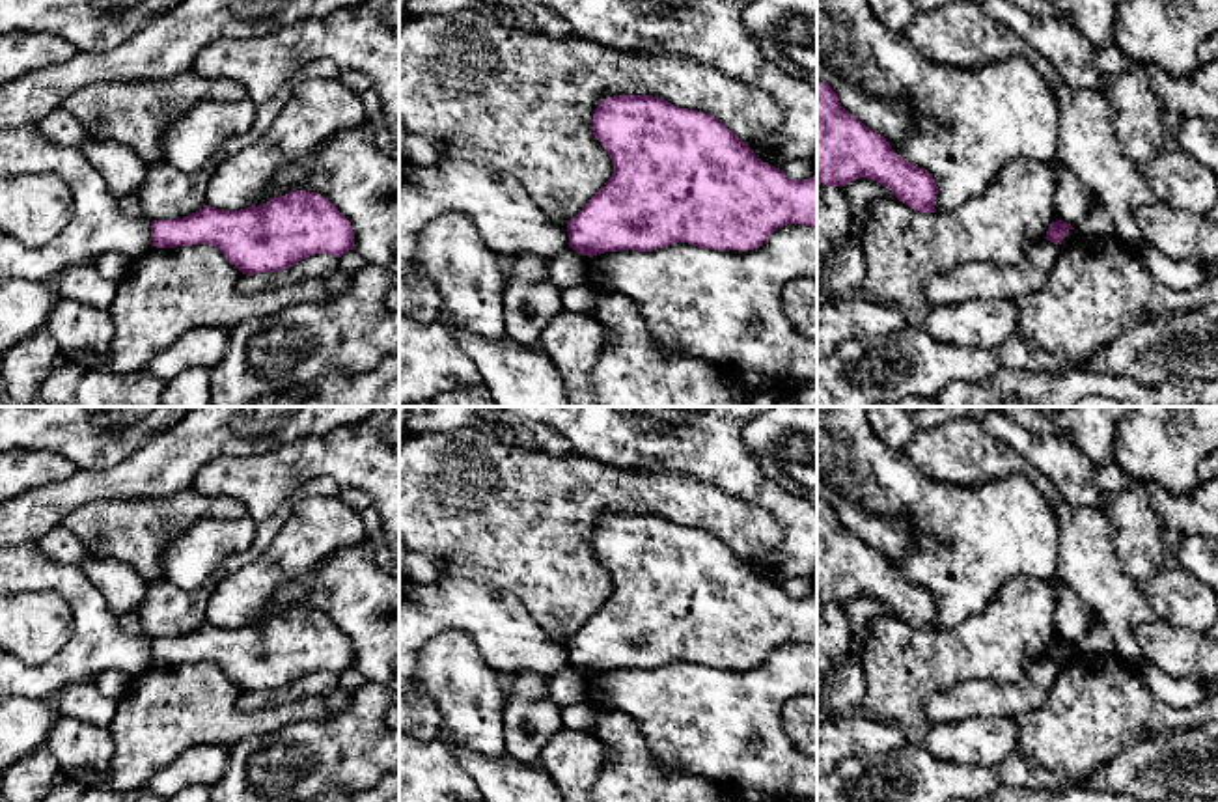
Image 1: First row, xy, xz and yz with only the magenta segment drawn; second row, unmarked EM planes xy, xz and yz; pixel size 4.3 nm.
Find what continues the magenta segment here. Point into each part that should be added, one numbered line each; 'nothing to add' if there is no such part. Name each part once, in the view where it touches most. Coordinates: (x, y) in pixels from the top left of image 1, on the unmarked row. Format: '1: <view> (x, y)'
nothing to add

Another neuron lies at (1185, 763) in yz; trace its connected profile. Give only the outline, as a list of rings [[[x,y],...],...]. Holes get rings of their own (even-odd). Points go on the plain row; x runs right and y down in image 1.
[[[1218,720],[1192,729],[1143,737],[1082,780],[1058,776],[1018,752],[1009,754],[996,765],[983,767],[938,759],[927,748],[907,742],[895,752],[843,759],[830,774],[817,778],[817,802],[951,802],[957,798],[977,802],[1002,787],[1100,789],[1140,802],[1164,802],[1171,796],[1218,798]]]

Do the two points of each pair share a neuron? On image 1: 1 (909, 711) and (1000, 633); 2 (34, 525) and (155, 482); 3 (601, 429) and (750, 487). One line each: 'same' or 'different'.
1: same
2: same
3: same

